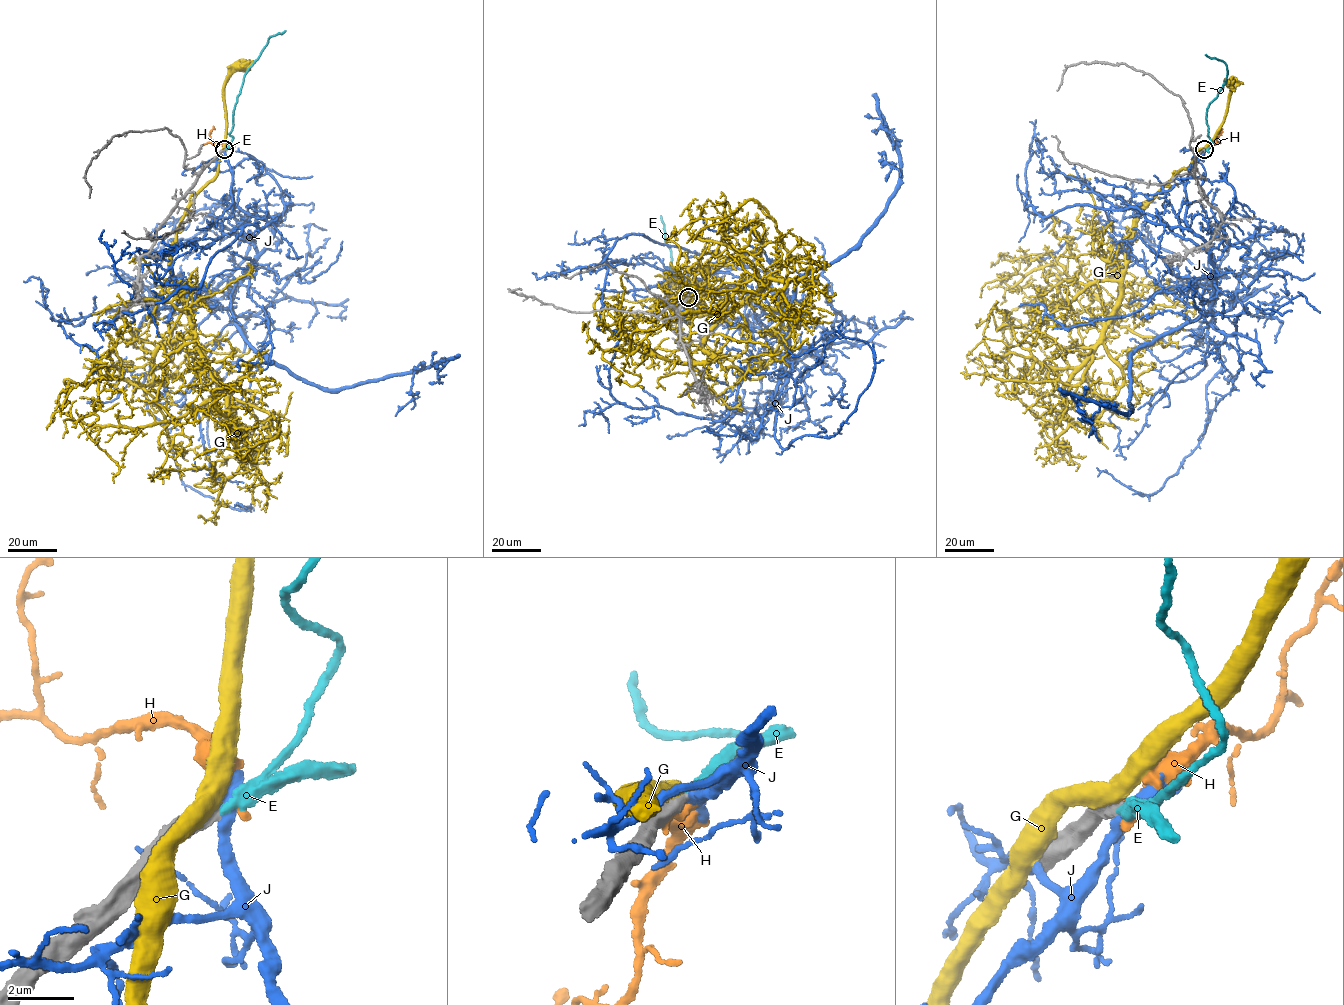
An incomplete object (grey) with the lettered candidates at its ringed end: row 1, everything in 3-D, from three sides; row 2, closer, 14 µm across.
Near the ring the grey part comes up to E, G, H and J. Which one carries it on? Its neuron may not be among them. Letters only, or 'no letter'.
E

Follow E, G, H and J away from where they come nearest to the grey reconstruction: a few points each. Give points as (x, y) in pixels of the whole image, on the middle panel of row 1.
E: (688, 297), (692, 293), (685, 292), (669, 274), (671, 250), (665, 239), (661, 215)
G: (687, 297), (670, 319), (718, 319), (751, 294), (677, 315), (629, 353), (631, 332), (666, 324)
H: (686, 299), (684, 311), (678, 313), (678, 311)
J: (688, 297), (756, 275), (776, 295), (786, 449), (833, 436), (871, 379), (872, 349), (843, 321)

